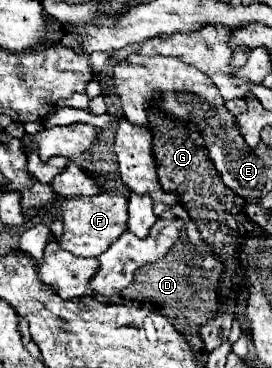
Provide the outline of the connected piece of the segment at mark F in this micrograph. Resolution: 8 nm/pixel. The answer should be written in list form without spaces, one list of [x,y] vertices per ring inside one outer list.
[[[107,190],[99,196],[71,196],[61,204],[63,234],[57,238],[59,248],[73,256],[99,256],[127,230],[127,196],[117,190]]]

